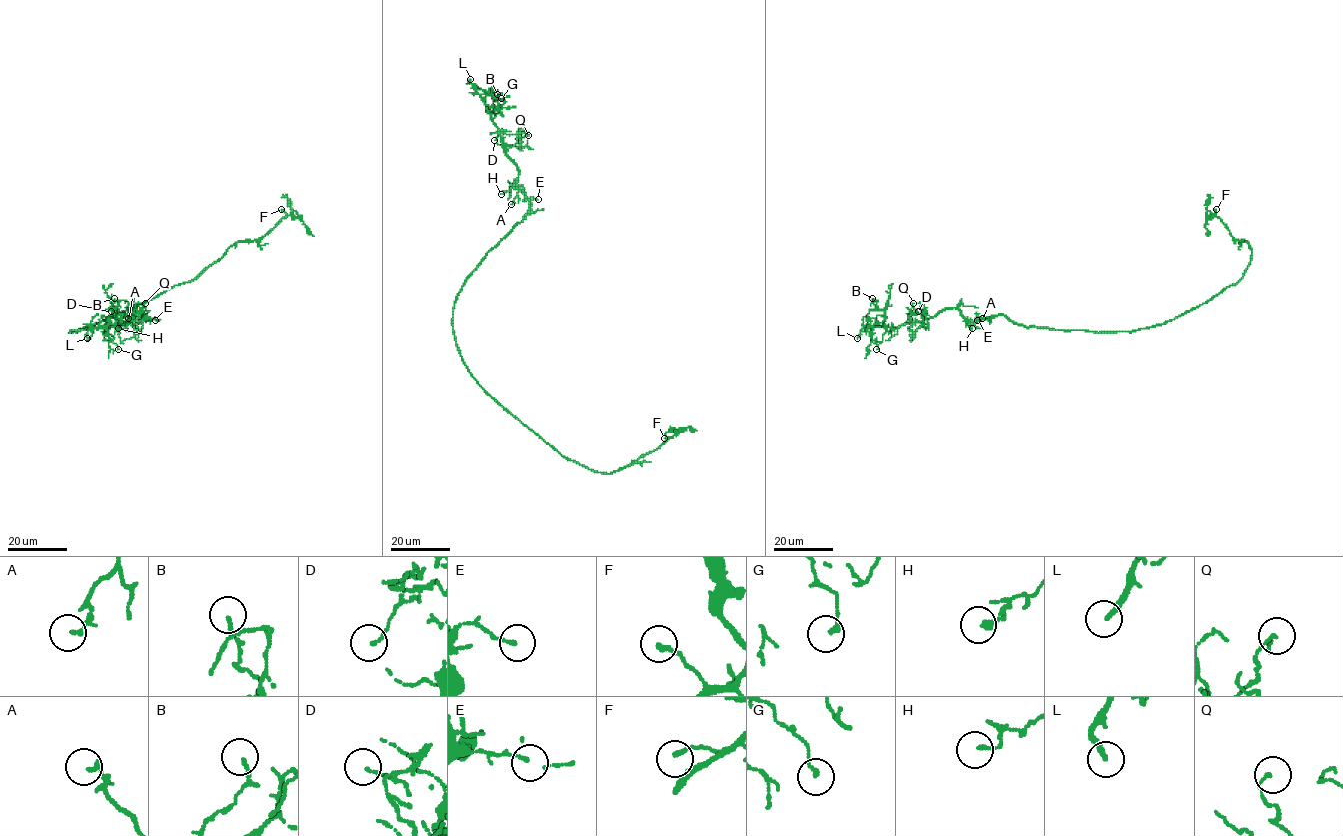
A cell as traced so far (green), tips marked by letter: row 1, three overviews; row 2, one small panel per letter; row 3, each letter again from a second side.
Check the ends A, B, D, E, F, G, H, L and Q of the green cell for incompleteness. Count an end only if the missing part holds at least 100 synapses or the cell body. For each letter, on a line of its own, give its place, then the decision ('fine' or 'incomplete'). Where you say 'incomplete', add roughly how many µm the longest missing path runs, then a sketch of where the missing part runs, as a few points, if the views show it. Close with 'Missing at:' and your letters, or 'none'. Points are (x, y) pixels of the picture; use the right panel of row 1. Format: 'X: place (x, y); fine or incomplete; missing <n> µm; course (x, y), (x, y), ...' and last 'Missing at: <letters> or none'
A: place (982, 318); fine
B: place (872, 298); fine
D: place (918, 311); fine
E: place (977, 320); fine
F: place (1216, 209); fine
G: place (876, 349); fine
H: place (972, 328); fine
L: place (857, 338); incomplete; missing 35 µm; course (857, 338), (854, 341), (851, 329), (852, 318), (856, 315), (853, 285)
Q: place (913, 303); fine
Missing at: L

